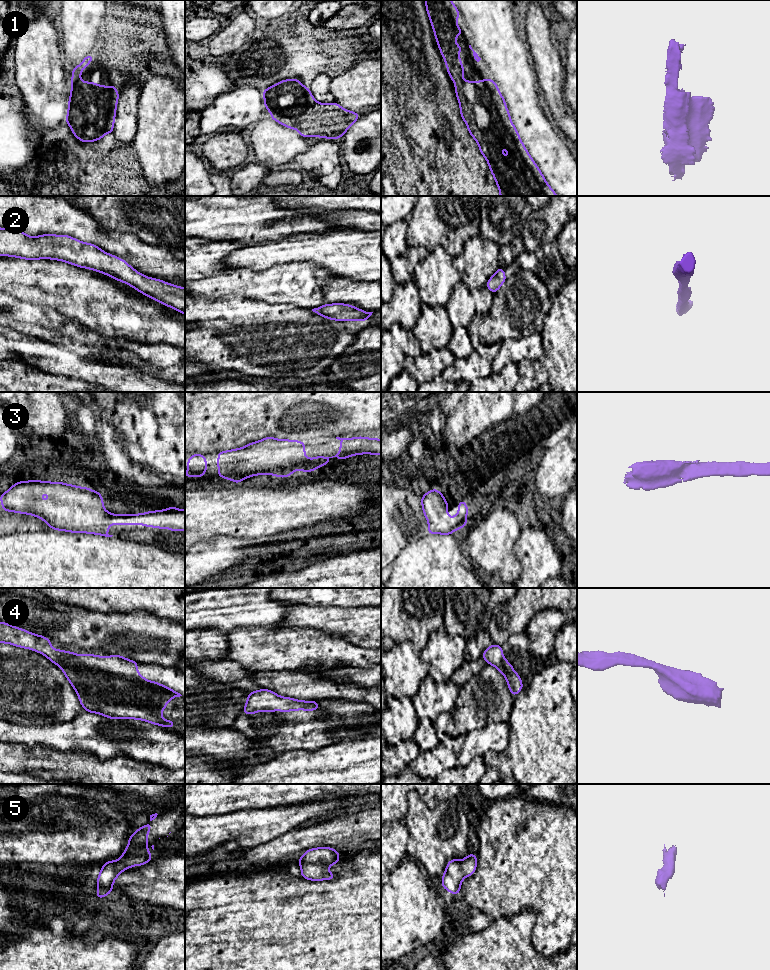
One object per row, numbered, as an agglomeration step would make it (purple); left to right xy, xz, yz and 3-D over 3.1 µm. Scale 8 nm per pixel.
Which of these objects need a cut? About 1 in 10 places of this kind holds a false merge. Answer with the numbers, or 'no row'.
no row

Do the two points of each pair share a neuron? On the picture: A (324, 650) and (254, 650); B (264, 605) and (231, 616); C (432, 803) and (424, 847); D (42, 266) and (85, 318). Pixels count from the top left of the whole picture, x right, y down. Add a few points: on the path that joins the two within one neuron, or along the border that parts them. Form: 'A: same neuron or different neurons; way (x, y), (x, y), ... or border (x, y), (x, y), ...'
A: same neuron; way (307, 650), (286, 651), (278, 648), (271, 649)
B: same neuron; way (256, 608), (239, 608)
C: different neurons; border (419, 794), (421, 799), (431, 809), (452, 798)
D: same neuron; way (55, 279), (81, 305)

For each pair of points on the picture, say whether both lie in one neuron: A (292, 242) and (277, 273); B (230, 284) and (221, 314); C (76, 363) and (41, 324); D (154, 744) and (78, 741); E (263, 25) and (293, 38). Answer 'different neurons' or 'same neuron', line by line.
A: different neurons
B: different neurons
C: different neurons
D: same neuron
E: same neuron

